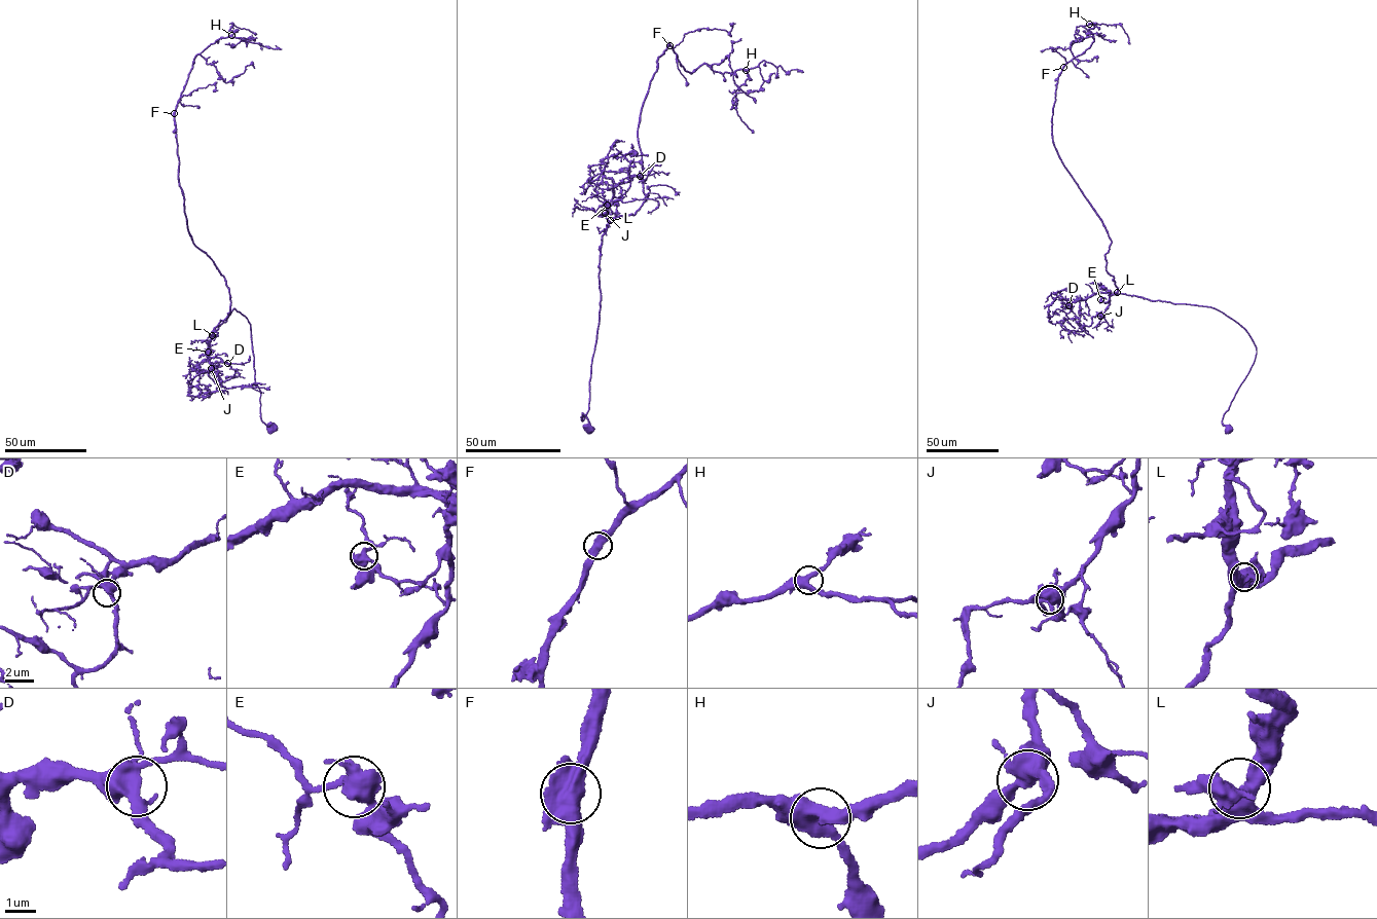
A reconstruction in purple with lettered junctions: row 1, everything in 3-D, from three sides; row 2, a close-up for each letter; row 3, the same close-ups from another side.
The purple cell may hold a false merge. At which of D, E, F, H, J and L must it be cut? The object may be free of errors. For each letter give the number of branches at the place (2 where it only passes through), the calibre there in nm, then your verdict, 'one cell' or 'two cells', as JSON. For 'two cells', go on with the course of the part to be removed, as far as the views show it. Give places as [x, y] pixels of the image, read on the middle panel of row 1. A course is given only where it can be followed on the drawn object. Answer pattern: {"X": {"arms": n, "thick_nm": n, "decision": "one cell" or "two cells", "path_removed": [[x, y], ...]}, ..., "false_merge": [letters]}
{"D": {"arms": 4, "thick_nm": 440, "decision": "one cell"}, "E": {"arms": 3, "thick_nm": 440, "decision": "one cell"}, "F": {"arms": 4, "thick_nm": 500, "decision": "one cell"}, "H": {"arms": 3, "thick_nm": 440, "decision": "one cell"}, "J": {"arms": 4, "thick_nm": 460, "decision": "one cell"}, "L": {"arms": 4, "thick_nm": 460, "decision": "one cell"}, "false_merge": []}

